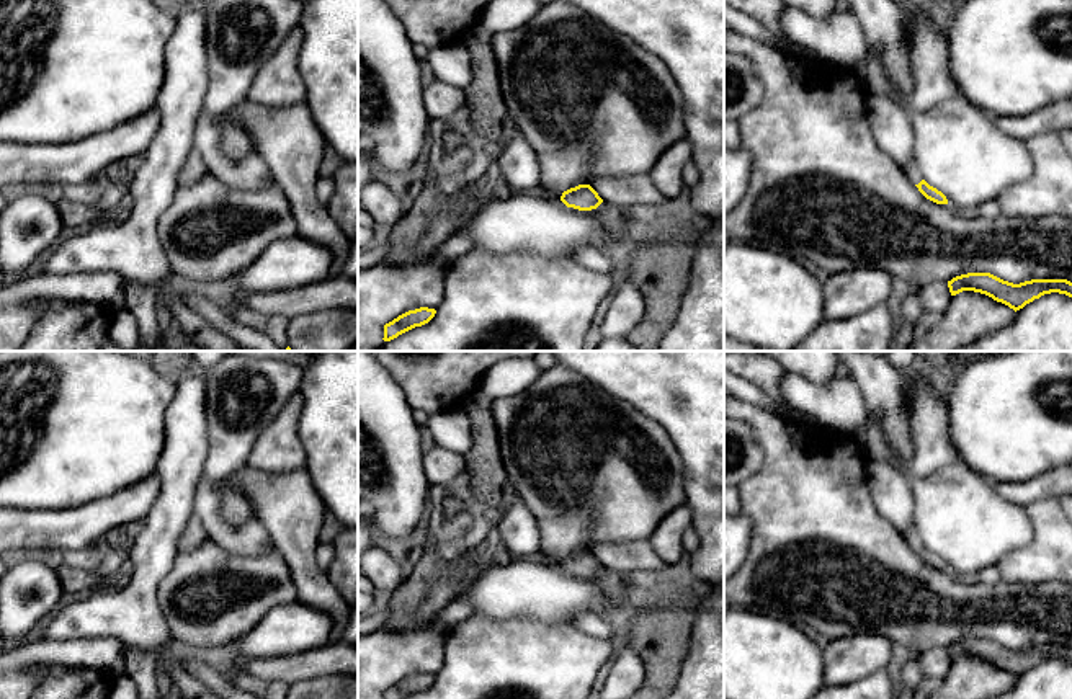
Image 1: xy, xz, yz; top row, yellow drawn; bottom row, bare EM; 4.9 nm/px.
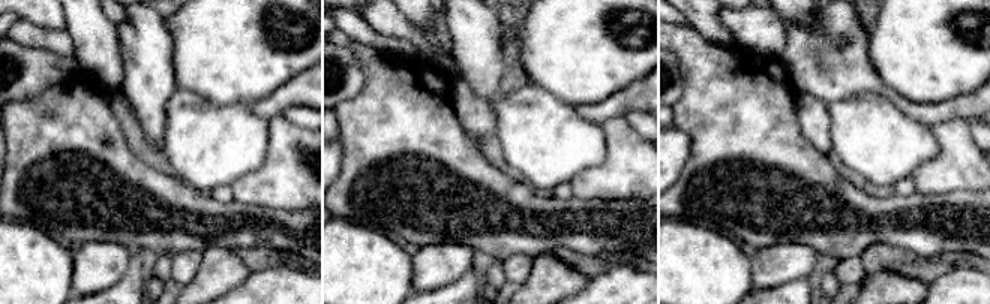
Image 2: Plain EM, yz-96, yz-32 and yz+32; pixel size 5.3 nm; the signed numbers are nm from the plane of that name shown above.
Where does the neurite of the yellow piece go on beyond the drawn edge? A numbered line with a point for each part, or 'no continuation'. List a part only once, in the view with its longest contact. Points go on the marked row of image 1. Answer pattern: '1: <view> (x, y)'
1: yz (911, 169)

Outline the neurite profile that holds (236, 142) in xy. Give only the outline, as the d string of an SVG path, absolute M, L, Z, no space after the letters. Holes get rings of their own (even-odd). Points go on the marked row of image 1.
M226 114L216 116L221 132L221 150L232 160L240 160L255 152L250 134L239 124L237 119Z

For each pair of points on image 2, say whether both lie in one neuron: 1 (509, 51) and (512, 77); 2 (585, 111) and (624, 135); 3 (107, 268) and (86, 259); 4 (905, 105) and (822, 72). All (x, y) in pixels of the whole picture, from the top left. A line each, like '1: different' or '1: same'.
1: same
2: different
3: same
4: same

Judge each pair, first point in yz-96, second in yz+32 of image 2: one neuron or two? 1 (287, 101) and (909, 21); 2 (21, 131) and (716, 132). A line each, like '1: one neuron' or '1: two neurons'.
1: two neurons
2: one neuron

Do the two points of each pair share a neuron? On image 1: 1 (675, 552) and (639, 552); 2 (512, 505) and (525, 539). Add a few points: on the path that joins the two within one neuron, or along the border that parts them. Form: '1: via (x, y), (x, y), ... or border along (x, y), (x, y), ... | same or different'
1: border along (647, 541), (667, 565) | different
2: via (515, 513), (518, 531) | same

